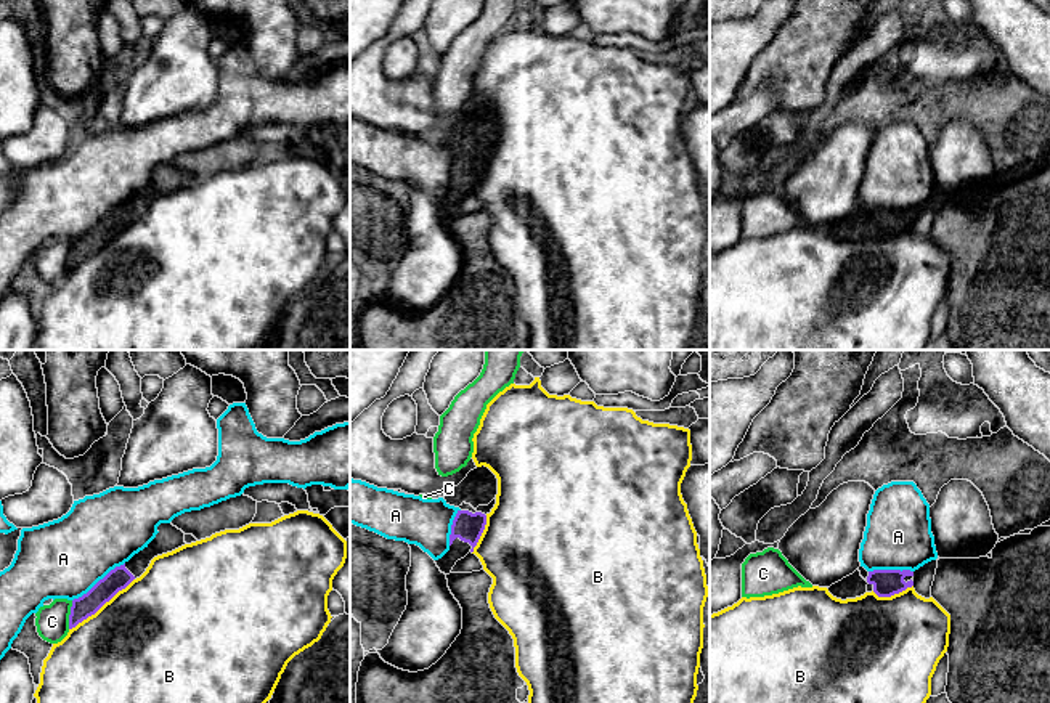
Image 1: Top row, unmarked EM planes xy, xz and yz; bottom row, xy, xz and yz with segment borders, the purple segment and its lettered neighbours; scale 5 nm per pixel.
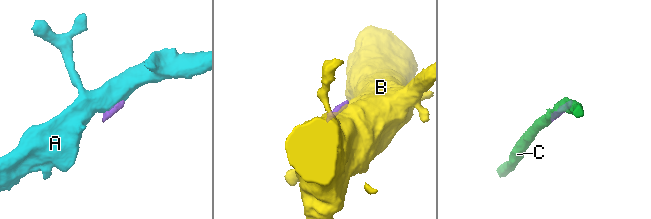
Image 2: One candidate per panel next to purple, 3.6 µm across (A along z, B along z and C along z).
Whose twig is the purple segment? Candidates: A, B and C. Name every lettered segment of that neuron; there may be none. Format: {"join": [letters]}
{"join": []}

